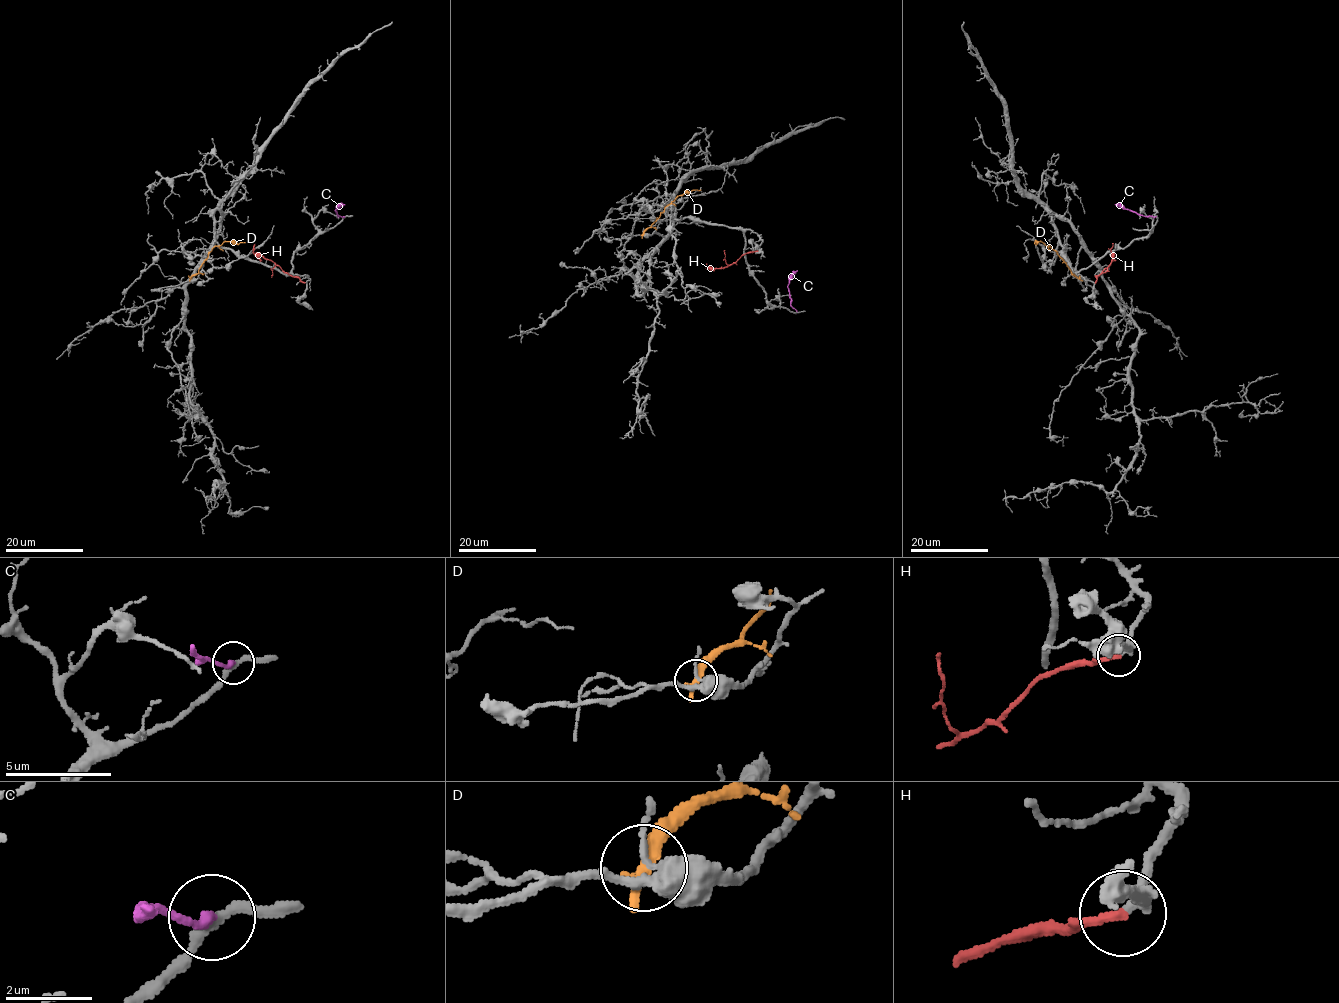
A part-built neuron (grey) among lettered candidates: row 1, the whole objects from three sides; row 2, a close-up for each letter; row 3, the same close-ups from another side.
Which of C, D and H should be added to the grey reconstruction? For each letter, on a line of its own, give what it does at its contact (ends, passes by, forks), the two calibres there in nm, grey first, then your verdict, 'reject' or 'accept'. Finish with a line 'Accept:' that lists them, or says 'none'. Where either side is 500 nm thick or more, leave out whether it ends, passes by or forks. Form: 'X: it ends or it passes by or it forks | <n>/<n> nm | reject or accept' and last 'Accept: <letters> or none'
C: it ends | 240/180 nm | reject
D: it ends | 220/440 nm | reject
H: it ends | 200/220 nm | accept
Accept: H

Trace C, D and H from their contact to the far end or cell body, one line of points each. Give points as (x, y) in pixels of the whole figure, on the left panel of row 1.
C: (344, 217), (335, 211), (344, 204)
D: (190, 278), (198, 272), (215, 246), (226, 242), (248, 244)
H: (305, 282), (254, 253), (254, 243)

